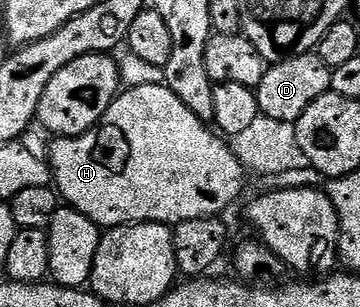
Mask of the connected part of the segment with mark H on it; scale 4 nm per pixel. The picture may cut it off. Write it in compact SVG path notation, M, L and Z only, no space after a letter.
M164 83L126 87L90 132L57 138L47 148L51 180L60 199L102 230L124 224L168 224L220 217L241 196L243 167L232 147L200 120Z

